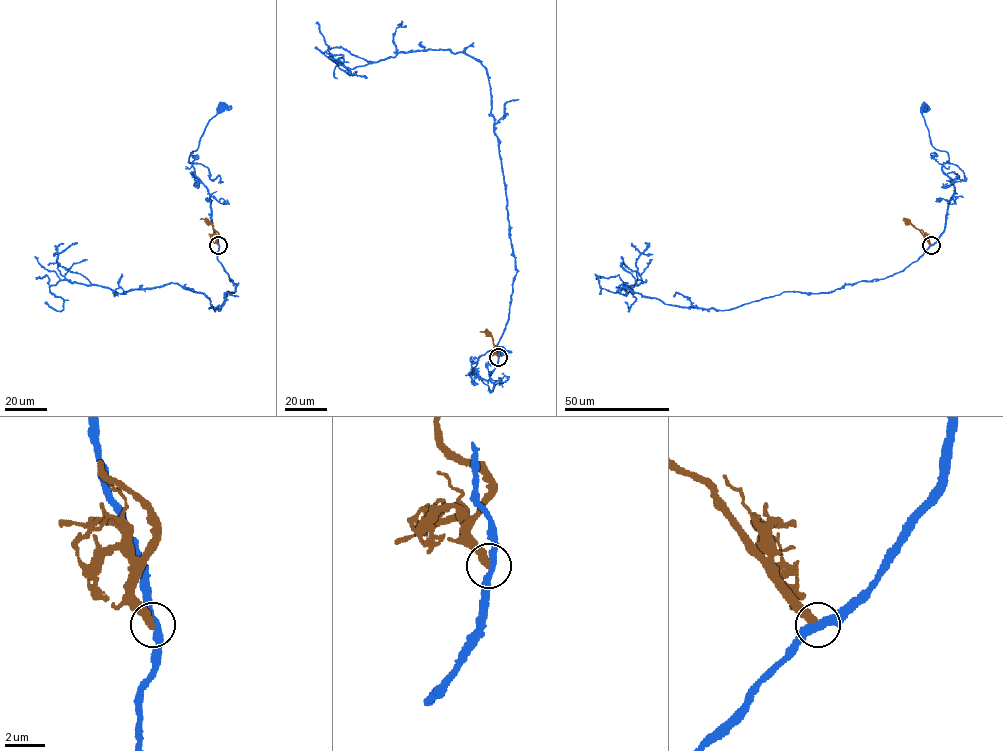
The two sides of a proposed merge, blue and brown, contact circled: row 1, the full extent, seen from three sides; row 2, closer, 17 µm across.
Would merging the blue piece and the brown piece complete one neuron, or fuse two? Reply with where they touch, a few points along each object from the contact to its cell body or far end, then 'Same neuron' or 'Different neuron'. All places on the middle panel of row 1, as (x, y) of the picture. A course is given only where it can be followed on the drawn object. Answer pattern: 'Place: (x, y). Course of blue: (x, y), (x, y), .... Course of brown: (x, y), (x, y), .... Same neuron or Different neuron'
Place: (498, 357). Course of blue: (498, 357), (487, 380), (481, 378), (474, 368), (469, 374), (481, 355), (496, 348), (499, 353), (501, 351). Course of brown: (498, 357), (498, 348), (492, 338), (480, 332). Different neuron

